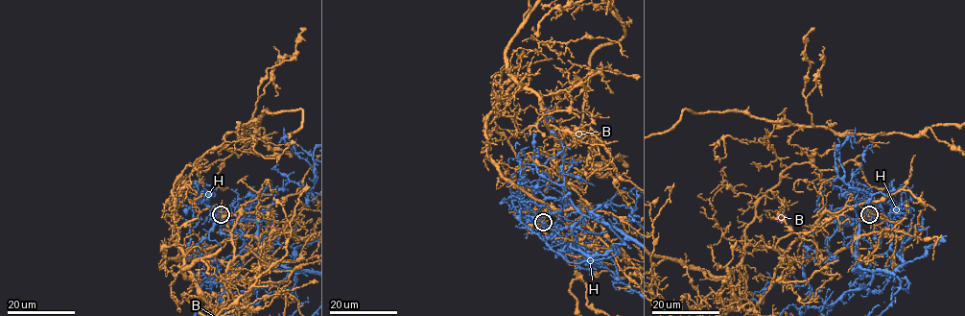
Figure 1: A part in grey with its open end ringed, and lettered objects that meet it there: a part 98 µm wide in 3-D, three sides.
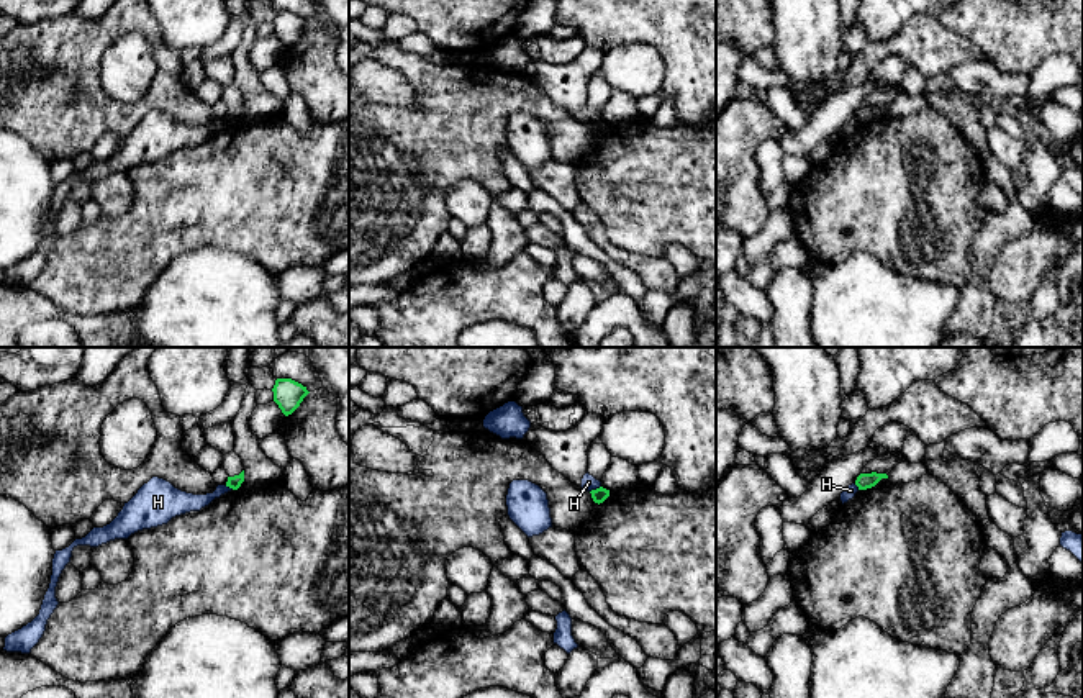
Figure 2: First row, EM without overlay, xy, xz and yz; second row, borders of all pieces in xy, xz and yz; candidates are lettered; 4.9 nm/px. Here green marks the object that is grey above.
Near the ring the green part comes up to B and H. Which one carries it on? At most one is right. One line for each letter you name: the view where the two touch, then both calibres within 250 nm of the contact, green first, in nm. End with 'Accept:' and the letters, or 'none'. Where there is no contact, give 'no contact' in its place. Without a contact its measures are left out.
Accept: none

